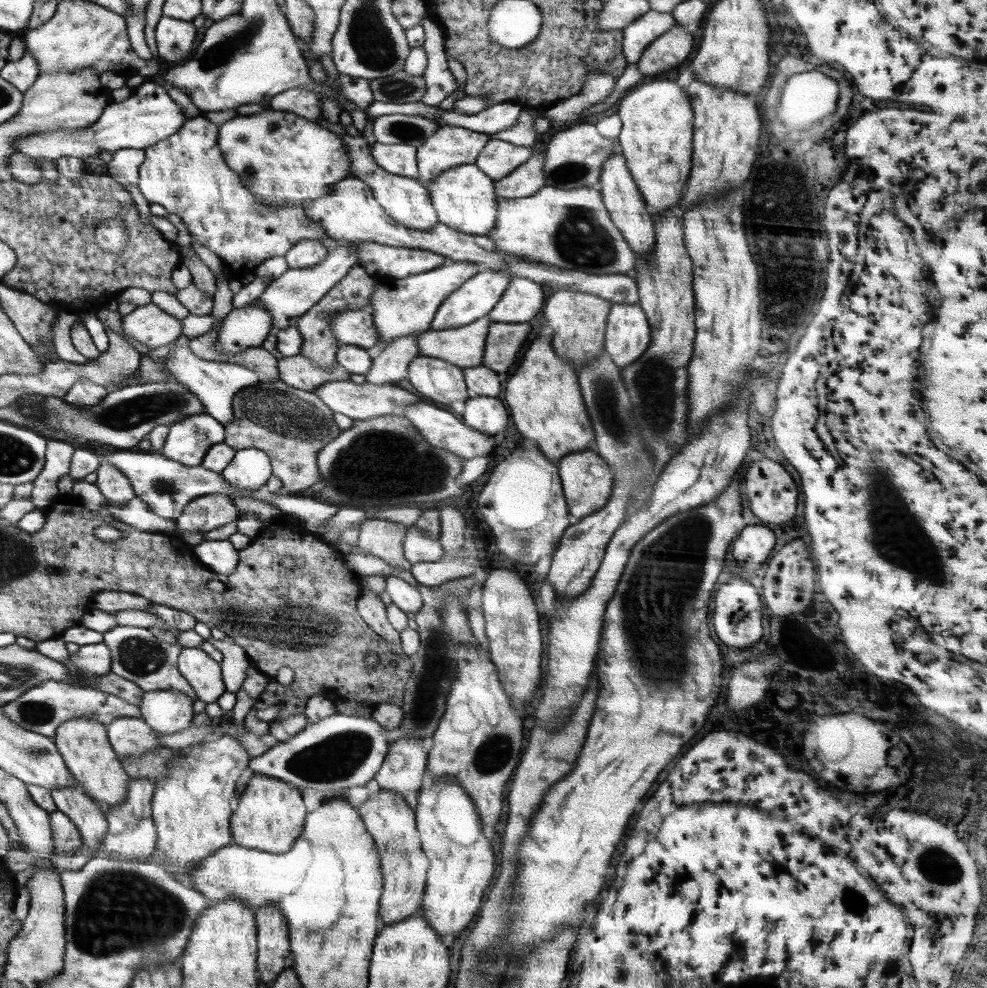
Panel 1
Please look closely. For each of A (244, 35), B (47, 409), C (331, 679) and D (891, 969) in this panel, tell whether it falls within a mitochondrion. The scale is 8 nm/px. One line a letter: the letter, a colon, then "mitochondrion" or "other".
A: mitochondrion
B: mitochondrion
C: other
D: other

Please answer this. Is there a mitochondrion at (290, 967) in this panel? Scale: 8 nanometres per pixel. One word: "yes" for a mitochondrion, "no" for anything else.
no

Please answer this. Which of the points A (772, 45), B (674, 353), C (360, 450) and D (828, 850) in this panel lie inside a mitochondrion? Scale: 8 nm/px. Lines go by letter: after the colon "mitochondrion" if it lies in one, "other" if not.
A: other
B: other
C: mitochondrion
D: other

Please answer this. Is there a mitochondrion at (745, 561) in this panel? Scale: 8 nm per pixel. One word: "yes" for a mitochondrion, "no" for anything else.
no

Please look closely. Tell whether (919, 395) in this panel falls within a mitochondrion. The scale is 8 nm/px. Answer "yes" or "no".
no

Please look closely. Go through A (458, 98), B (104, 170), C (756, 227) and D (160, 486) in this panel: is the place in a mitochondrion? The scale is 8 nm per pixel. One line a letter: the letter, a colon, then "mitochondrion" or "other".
A: other
B: other
C: other
D: mitochondrion

